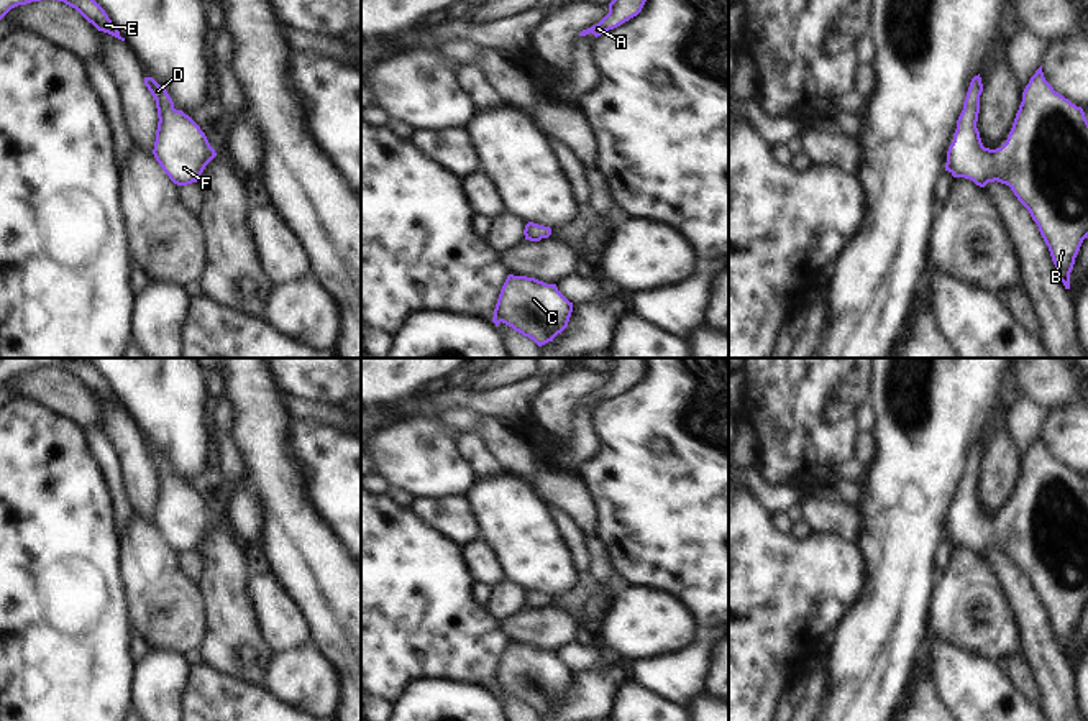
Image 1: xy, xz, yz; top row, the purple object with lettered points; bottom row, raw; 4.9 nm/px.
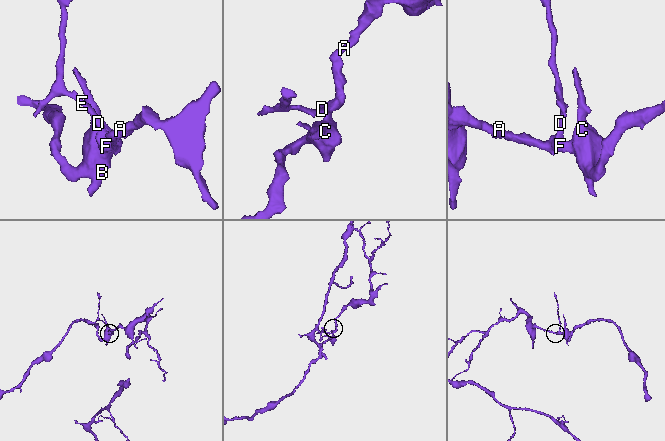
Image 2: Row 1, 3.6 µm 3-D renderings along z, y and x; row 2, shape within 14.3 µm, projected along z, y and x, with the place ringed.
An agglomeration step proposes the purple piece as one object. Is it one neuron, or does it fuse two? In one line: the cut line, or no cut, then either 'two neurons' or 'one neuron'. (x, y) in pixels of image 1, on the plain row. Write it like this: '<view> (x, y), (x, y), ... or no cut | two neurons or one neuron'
no cut | one neuron

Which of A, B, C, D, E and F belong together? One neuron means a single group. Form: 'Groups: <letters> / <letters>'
Groups: A B C D E F

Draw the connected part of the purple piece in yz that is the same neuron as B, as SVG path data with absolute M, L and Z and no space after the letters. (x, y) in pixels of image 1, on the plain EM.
M1040 434L1022 460L1022 470L1006 511L990 517L983 514L976 496L981 460L983 452L978 442L970 450L957 488L945 539L953 545L970 547L980 555L994 549L1009 553L1037 591L1058 647L1065 657L1070 657L1075 626L1083 608L1088 606L1088 488L1085 480L1054 458Z

